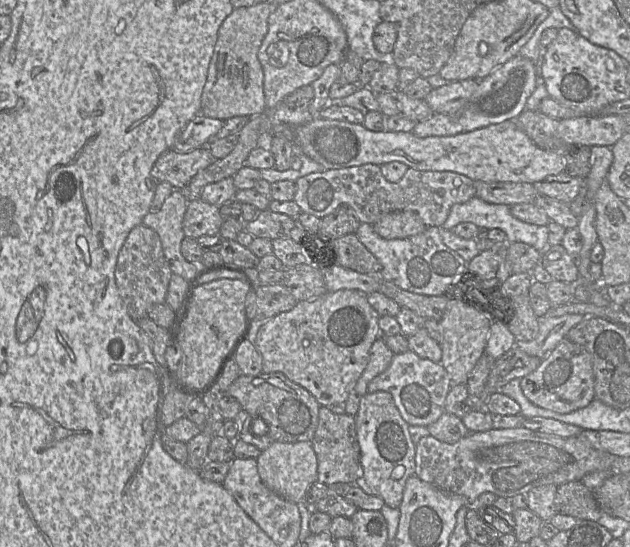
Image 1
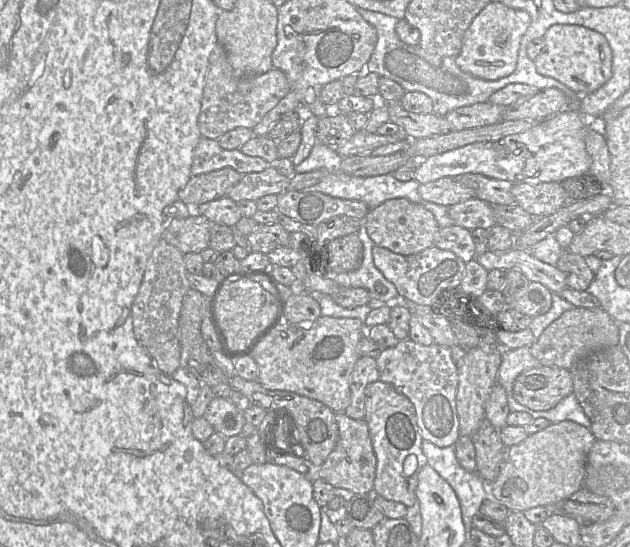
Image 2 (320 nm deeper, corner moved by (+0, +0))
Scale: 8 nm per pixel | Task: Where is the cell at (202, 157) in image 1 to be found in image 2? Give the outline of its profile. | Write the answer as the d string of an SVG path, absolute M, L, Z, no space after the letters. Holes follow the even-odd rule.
M230 167L191 176L184 188L178 192L178 199L190 207L220 199L228 195L241 177L242 174Z

